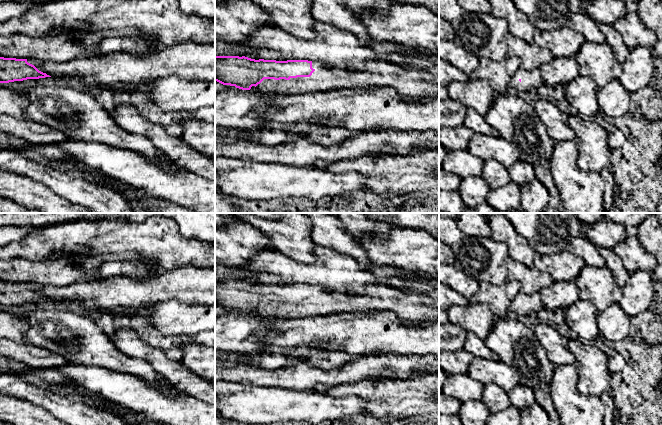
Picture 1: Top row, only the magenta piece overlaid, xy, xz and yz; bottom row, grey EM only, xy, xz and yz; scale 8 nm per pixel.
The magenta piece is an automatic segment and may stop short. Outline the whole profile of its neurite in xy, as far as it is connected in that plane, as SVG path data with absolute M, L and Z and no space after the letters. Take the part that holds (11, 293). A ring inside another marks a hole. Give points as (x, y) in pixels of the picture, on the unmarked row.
M0 281L0 307L51 301L39 295L27 283Z

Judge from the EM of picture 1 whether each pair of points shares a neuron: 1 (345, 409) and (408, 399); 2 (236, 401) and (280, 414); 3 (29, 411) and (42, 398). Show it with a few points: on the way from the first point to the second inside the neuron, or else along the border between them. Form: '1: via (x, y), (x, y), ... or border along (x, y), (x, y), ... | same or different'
1: border along (342, 397), (358, 396), (365, 403), (367, 413) | different
2: via (247, 404), (269, 405) | same
3: border along (13, 396), (27, 400), (52, 414) | different

